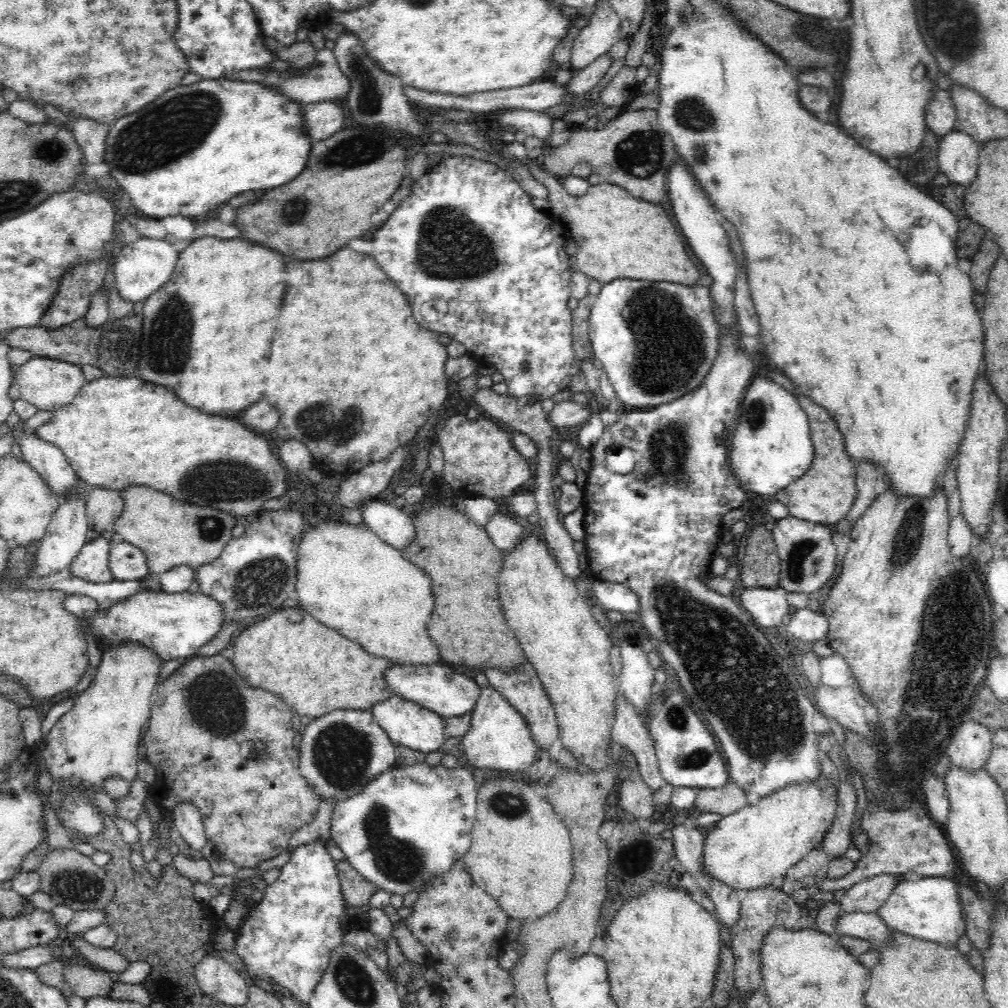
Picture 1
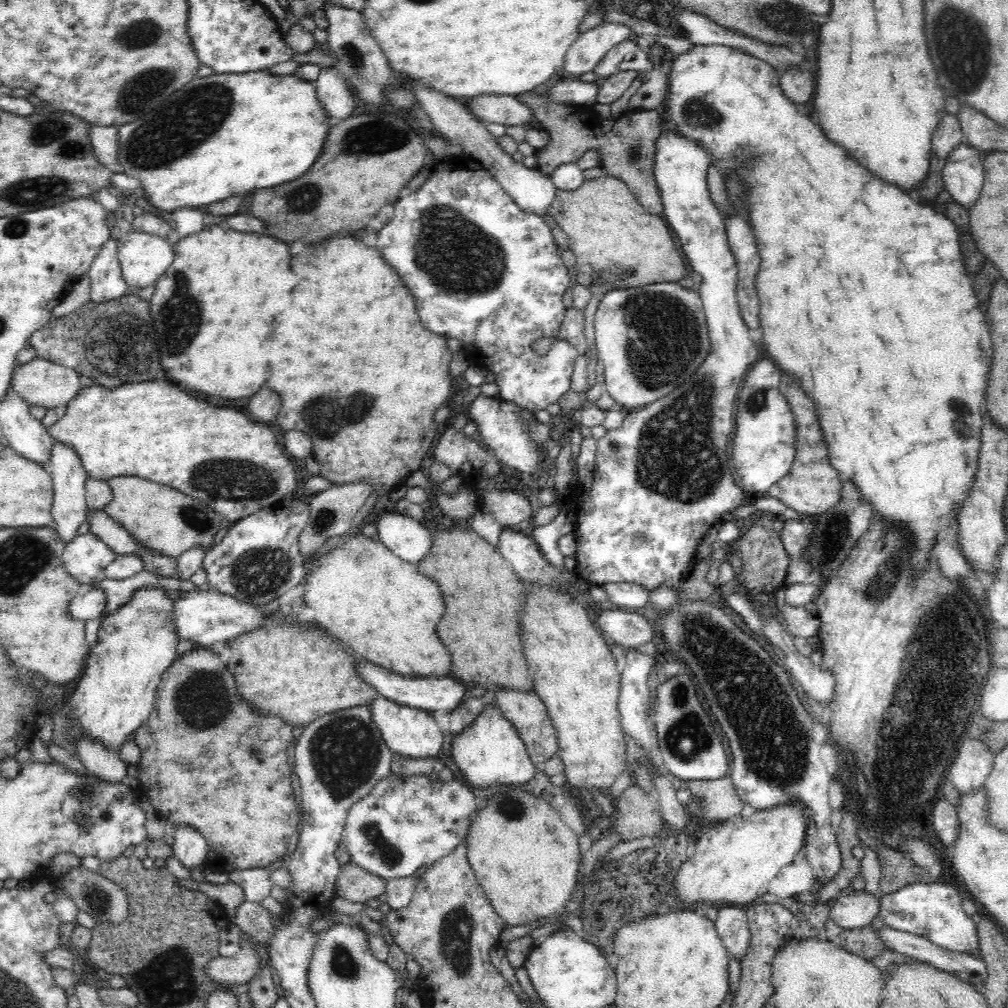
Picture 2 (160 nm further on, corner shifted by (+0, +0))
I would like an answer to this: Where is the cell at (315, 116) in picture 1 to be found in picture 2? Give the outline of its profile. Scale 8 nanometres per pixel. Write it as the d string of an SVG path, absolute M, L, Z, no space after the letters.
M336 66L322 68L314 81L318 100L330 116L330 125L338 125L354 110L354 93Z

